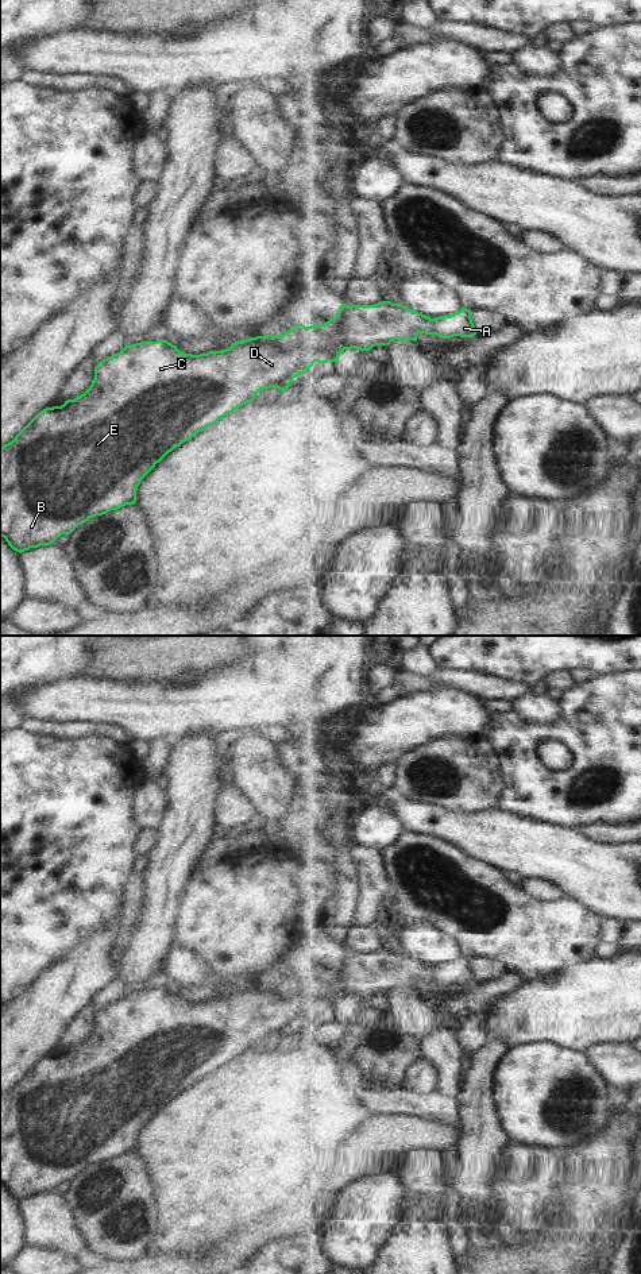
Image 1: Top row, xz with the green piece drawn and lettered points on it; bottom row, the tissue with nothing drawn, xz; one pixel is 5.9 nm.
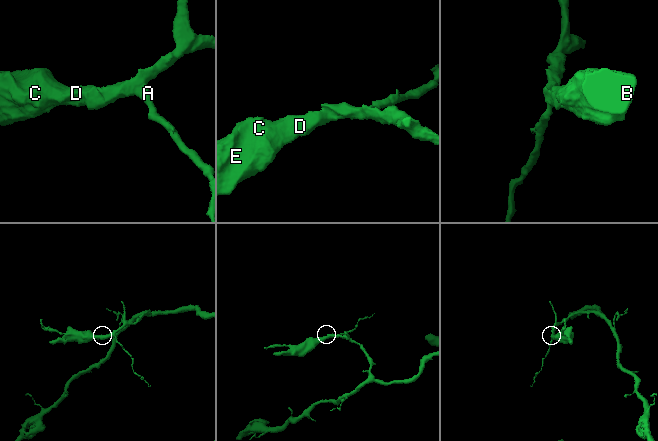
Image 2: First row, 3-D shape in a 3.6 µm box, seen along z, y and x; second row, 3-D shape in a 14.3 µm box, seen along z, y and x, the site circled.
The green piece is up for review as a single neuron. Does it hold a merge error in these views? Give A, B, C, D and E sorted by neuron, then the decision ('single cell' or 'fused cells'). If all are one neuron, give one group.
groups A B C D E; single cell

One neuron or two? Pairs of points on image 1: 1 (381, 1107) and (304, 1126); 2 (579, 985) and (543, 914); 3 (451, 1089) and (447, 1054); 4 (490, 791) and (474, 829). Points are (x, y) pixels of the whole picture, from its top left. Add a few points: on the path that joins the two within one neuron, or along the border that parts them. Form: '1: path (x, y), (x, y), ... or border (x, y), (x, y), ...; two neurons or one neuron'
1: border (362, 1088), (365, 1091), (365, 1103), (373, 1114); two neurons
2: border (595, 957), (570, 965), (541, 980); two neurons
3: path (451, 1081), (450, 1062); one neuron
4: border (499, 805), (481, 811), (450, 809); two neurons

